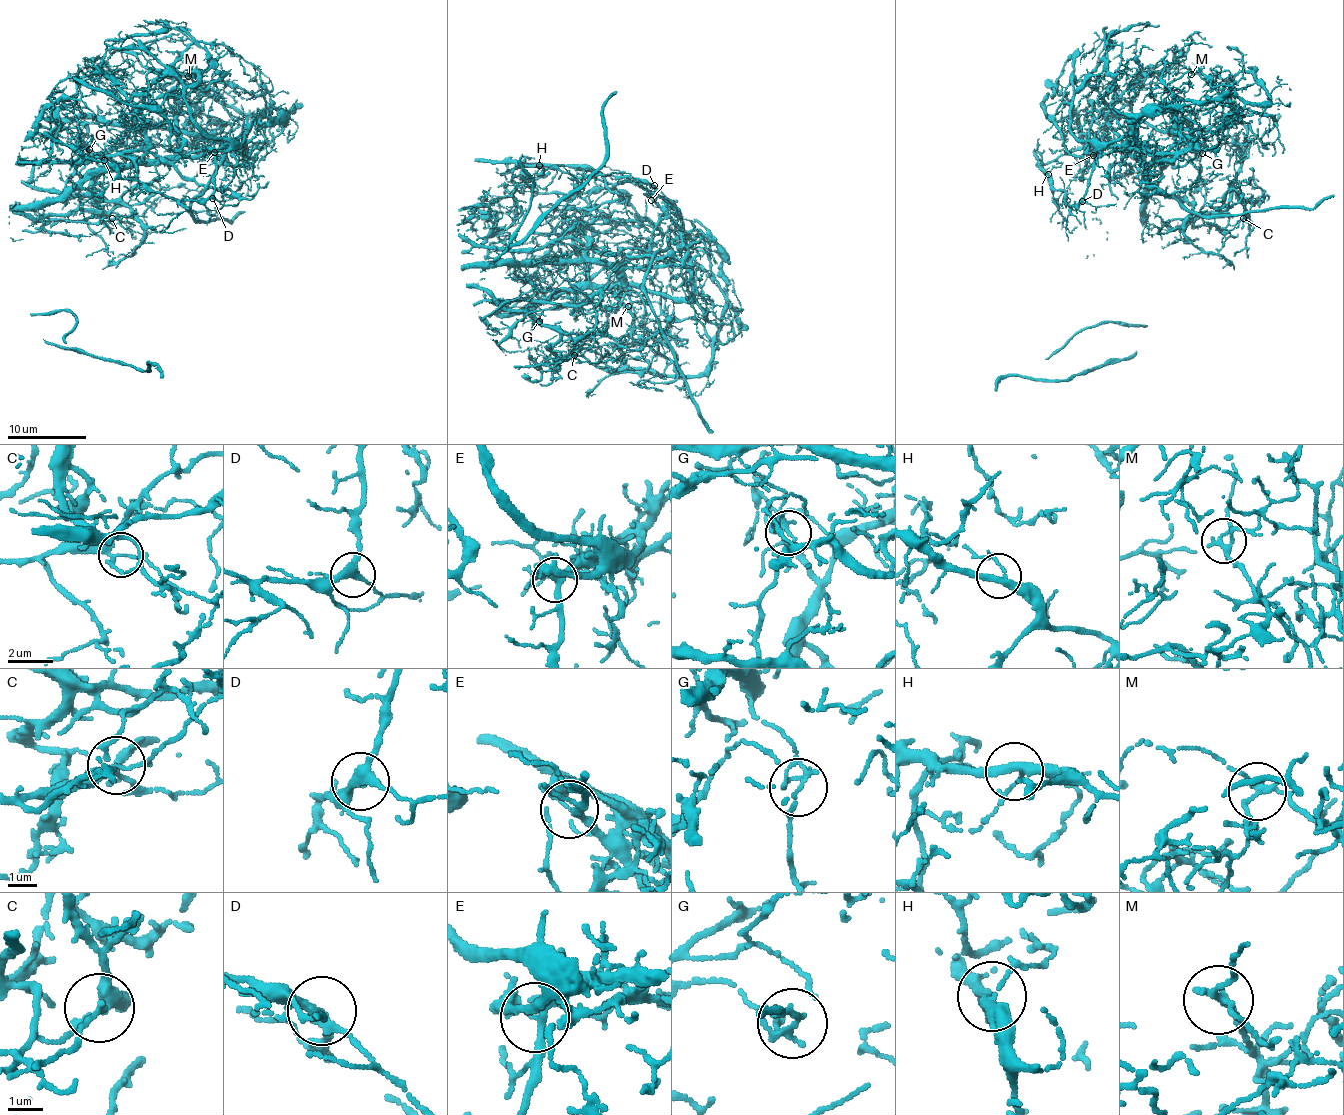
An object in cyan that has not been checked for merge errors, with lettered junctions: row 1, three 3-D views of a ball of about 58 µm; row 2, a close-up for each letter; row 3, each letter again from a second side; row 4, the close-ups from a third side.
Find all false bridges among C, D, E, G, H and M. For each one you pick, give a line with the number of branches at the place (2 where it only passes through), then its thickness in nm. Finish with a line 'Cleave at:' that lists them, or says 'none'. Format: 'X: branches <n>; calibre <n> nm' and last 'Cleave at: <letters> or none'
C: branches 3; calibre 170 nm
E: branches 4; calibre 220 nm
G: branches 3; calibre 130 nm
Cleave at: C, E, G

